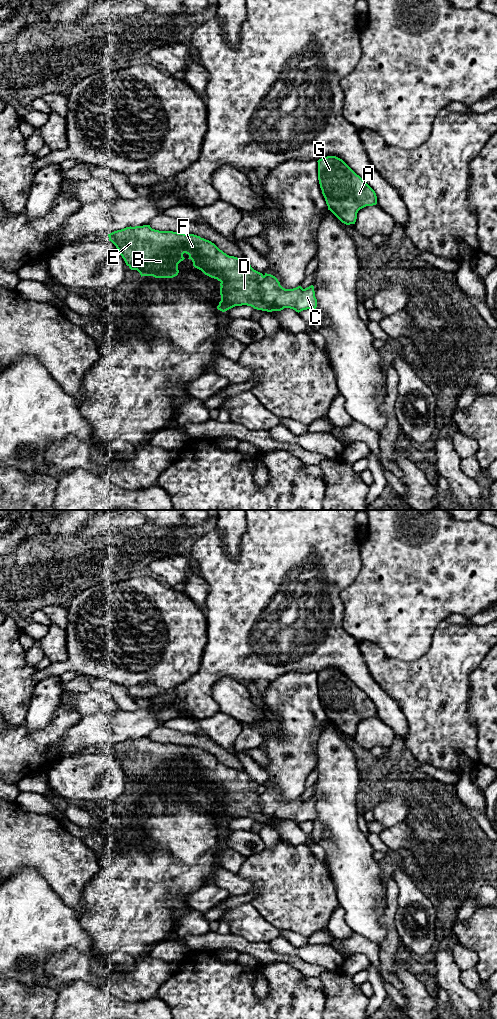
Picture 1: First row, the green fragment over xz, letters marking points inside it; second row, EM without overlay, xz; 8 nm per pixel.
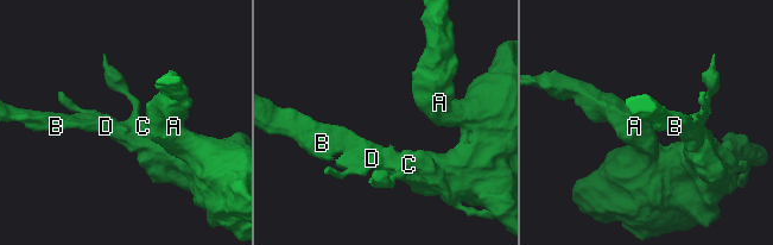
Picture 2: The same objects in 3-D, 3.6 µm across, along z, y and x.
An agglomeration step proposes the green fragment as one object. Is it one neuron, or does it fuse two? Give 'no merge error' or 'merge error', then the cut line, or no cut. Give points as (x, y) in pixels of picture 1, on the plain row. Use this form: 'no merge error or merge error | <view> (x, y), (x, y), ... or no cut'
merge error | xz (262, 788), (259, 794), (261, 809), (268, 815), (284, 819)

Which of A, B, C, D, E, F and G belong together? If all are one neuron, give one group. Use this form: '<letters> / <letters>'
A B D E F G / C

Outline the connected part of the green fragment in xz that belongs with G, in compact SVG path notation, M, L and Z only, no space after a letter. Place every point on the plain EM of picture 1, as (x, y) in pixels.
M327 668L317 674L318 692L328 722L342 735L355 736L360 721L377 716L375 703L342 671Z

